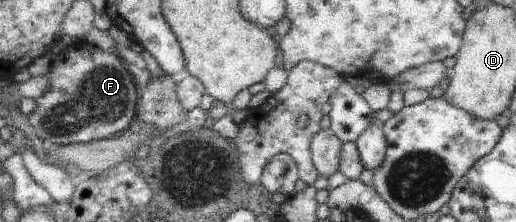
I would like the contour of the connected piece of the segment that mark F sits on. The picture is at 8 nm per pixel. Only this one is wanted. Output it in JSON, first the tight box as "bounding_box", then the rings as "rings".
{"bounding_box":[28,44,139,146],"rings":[[[74,44],[73,48],[74,53],[69,59],[55,58],[54,67],[48,76],[52,85],[43,96],[36,98],[37,110],[28,116],[40,143],[65,146],[108,139],[124,133],[137,116],[139,88],[124,60],[114,50],[101,51],[91,44]]]}

